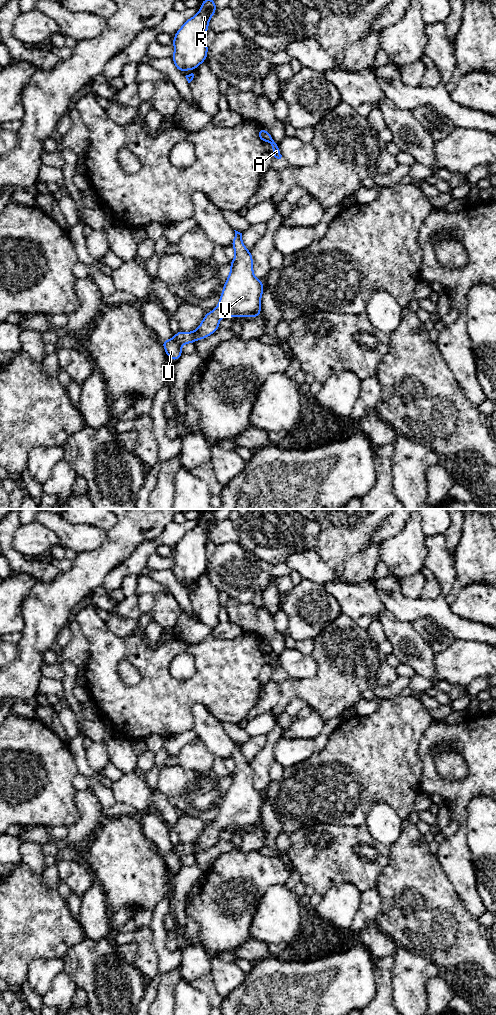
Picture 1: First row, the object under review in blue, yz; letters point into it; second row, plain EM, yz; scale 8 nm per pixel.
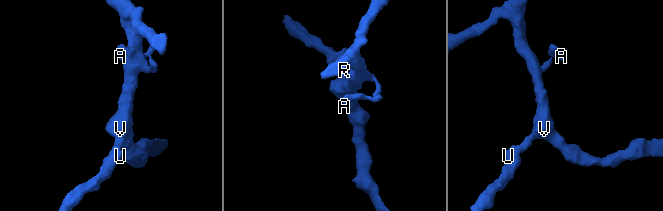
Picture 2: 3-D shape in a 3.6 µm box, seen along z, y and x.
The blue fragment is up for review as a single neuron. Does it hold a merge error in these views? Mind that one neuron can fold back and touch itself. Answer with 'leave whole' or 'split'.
leave whole

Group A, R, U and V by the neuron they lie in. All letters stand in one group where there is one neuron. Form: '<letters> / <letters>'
A R U V

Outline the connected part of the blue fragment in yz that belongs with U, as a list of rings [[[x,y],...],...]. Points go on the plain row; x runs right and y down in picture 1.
[[[235,743],[232,759],[235,770],[230,774],[231,784],[223,798],[220,812],[212,824],[206,824],[199,839],[194,844],[178,843],[169,852],[161,853],[167,869],[174,874],[183,865],[181,858],[209,849],[219,841],[223,829],[258,829],[260,830],[263,794],[253,785],[253,769],[242,754],[242,745]]]

